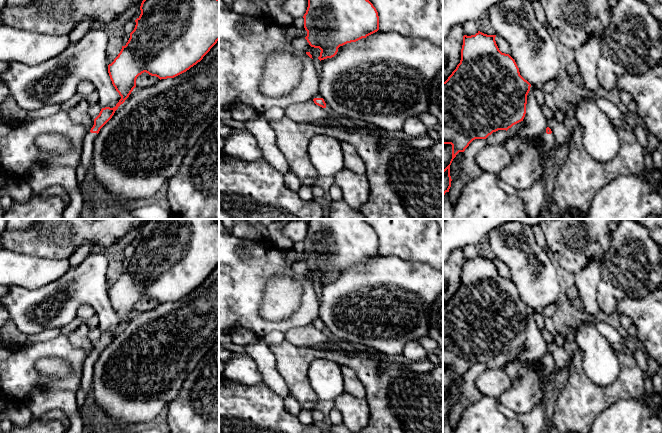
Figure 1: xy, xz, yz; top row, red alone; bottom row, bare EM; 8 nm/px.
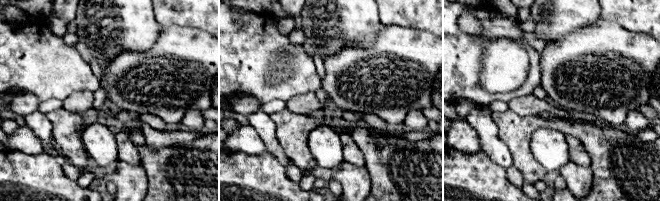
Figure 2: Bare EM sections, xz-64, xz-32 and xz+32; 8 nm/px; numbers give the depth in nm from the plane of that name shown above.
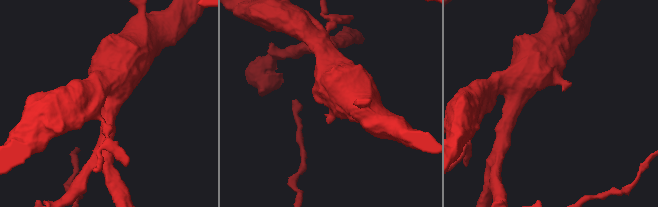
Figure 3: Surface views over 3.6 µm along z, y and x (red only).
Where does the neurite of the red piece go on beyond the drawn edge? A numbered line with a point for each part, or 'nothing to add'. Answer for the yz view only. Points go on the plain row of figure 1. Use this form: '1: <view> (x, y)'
1: yz (548, 367)

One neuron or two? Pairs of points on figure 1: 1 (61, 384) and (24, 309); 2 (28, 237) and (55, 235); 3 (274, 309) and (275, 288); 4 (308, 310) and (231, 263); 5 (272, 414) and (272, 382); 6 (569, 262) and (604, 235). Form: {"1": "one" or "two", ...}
{"1": "two", "2": "one", "3": "one", "4": "one", "5": "two", "6": "one"}

